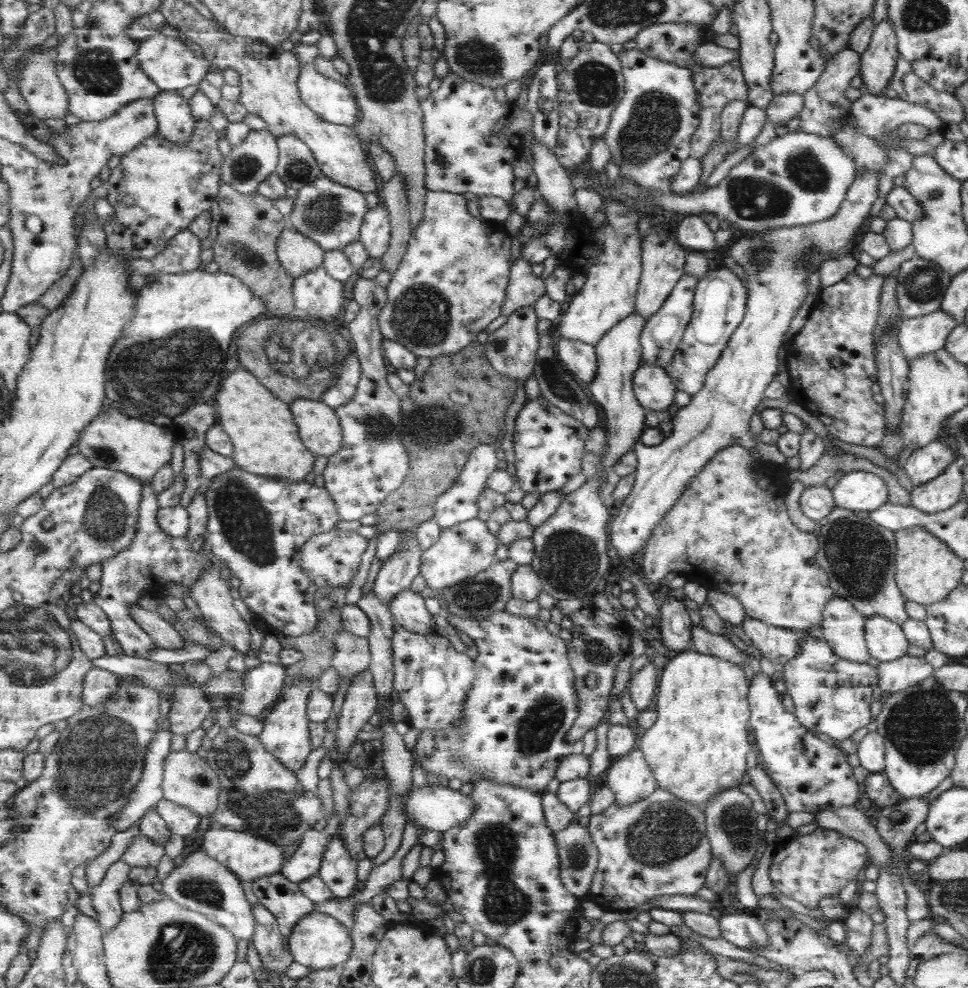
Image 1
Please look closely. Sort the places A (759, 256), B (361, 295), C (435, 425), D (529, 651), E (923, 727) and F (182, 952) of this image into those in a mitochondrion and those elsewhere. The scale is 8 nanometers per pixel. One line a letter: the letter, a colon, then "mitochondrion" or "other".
A: mitochondrion
B: other
C: mitochondrion
D: other
E: mitochondrion
F: mitochondrion

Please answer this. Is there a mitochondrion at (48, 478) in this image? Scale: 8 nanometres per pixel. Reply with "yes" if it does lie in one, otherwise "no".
no

